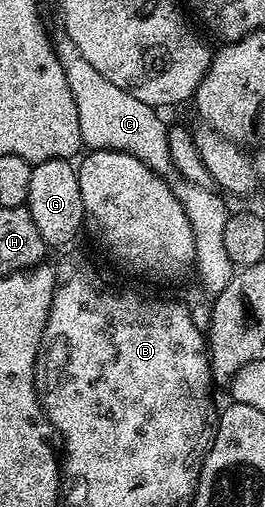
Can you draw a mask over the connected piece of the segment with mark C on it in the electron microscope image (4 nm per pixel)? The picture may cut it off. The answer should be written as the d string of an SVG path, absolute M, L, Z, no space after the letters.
M61 31L55 37L55 48L59 63L67 75L67 87L75 95L75 111L79 111L79 135L86 150L114 149L135 155L147 167L151 167L161 177L168 178L173 169L173 157L169 154L169 129L152 105L127 95L123 87L115 87L107 75L99 75L87 59L83 59L81 49L71 43L69 34Z

